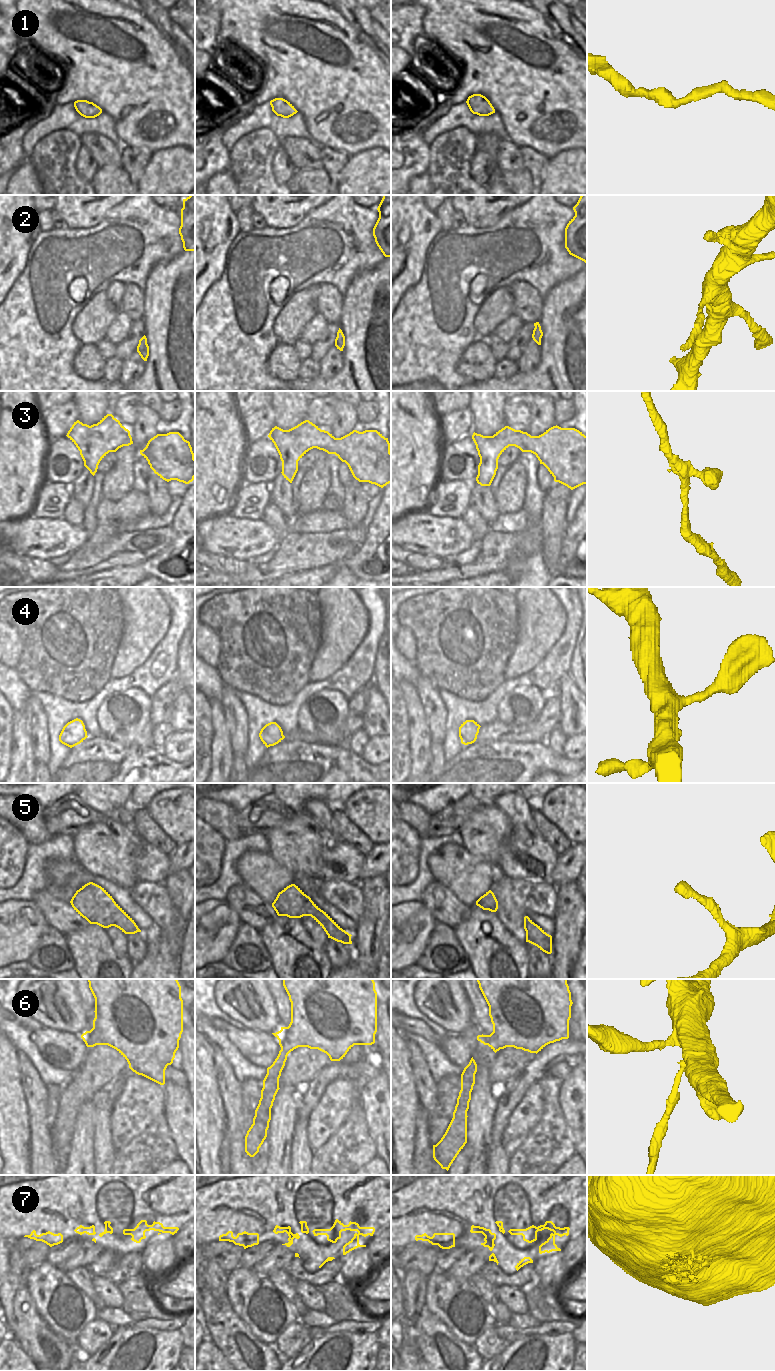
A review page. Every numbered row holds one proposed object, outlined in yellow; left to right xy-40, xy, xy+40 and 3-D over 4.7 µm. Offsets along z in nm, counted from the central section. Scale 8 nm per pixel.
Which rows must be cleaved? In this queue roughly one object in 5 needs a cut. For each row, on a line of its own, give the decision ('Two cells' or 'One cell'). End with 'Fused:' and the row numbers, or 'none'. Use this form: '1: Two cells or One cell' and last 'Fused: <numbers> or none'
1: One cell
2: One cell
3: One cell
4: One cell
5: One cell
6: Two cells
7: One cell
Fused: 6.

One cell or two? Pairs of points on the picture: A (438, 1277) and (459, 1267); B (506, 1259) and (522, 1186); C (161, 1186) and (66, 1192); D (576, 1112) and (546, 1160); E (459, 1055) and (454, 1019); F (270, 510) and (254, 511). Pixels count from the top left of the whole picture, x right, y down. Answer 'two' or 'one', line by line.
A: two
B: one
C: one
D: two
E: two
F: two

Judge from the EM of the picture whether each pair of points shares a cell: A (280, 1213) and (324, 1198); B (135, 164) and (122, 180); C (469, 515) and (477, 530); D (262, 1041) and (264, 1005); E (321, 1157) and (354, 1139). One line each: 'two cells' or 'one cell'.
A: one cell
B: two cells
C: one cell
D: two cells
E: one cell

